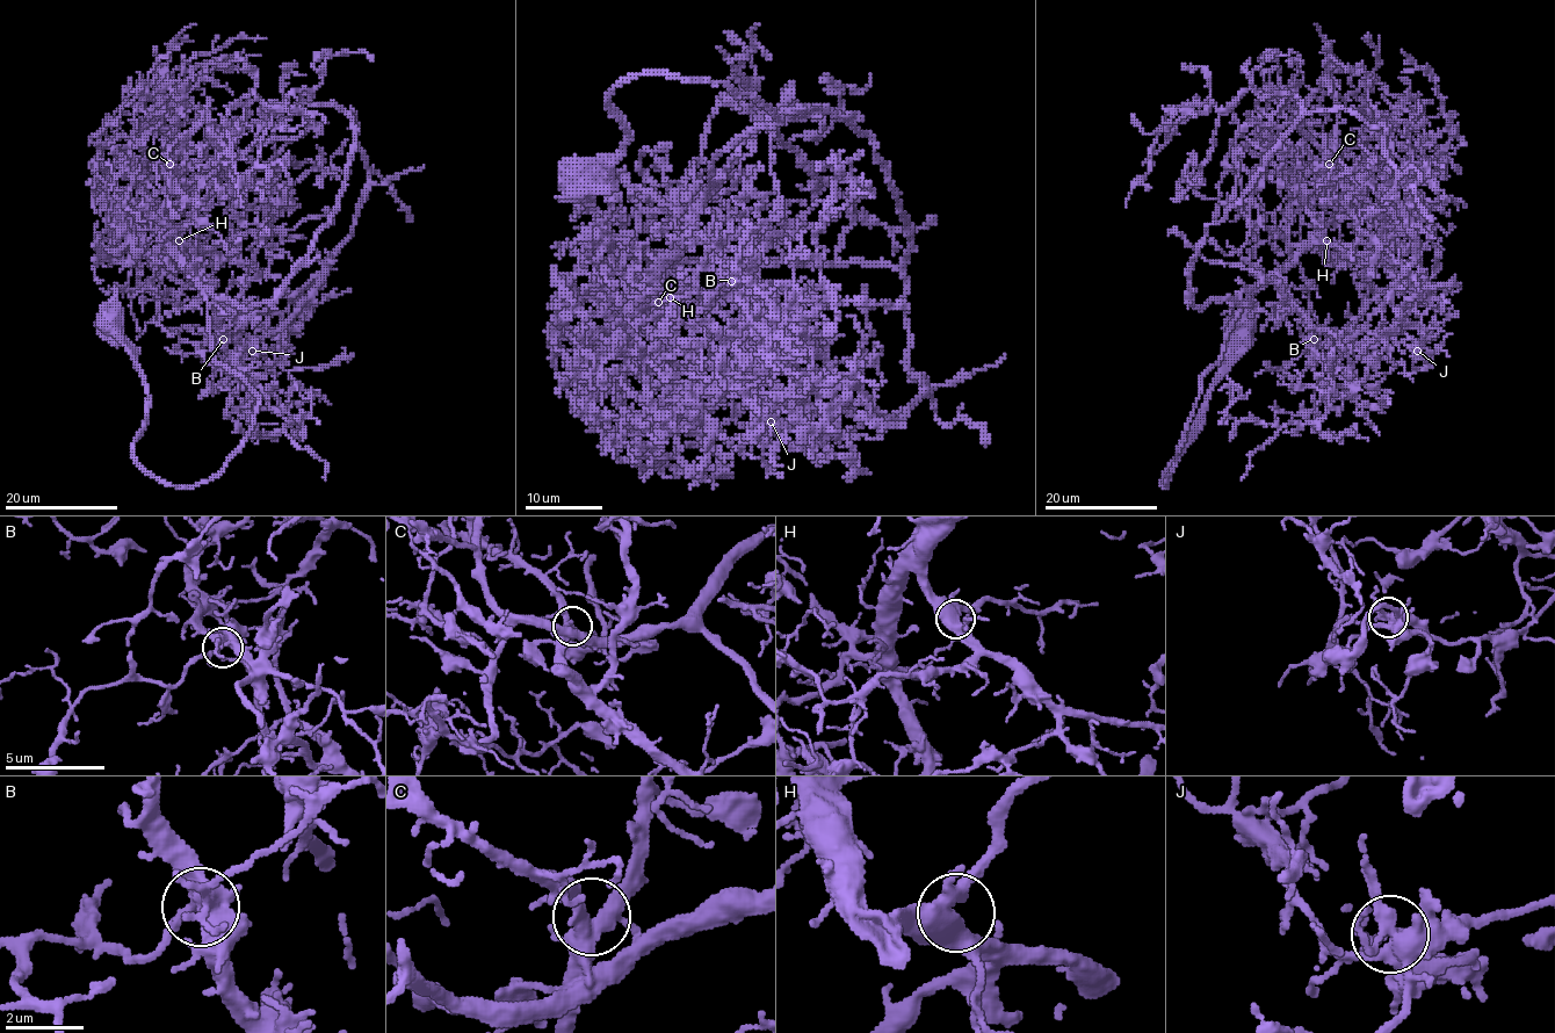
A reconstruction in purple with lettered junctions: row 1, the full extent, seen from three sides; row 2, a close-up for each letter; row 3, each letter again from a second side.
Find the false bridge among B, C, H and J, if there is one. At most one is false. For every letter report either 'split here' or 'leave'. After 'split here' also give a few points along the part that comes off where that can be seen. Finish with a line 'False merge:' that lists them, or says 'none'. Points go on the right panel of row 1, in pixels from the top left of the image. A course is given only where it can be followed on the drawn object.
B: leave
C: leave
H: leave
J: leave
False merge: none

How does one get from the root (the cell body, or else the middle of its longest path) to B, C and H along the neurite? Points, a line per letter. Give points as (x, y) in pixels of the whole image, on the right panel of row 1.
B: (1242, 316), (1202, 426), (1163, 472), (1164, 486), (1200, 381), (1253, 293), (1277, 281), (1314, 339)
C: (1242, 316), (1202, 426), (1163, 472), (1164, 486), (1235, 313), (1339, 209), (1343, 186), (1329, 164)
H: (1242, 316), (1202, 426), (1163, 472), (1164, 486), (1200, 381), (1220, 360), (1235, 313), (1326, 240)

